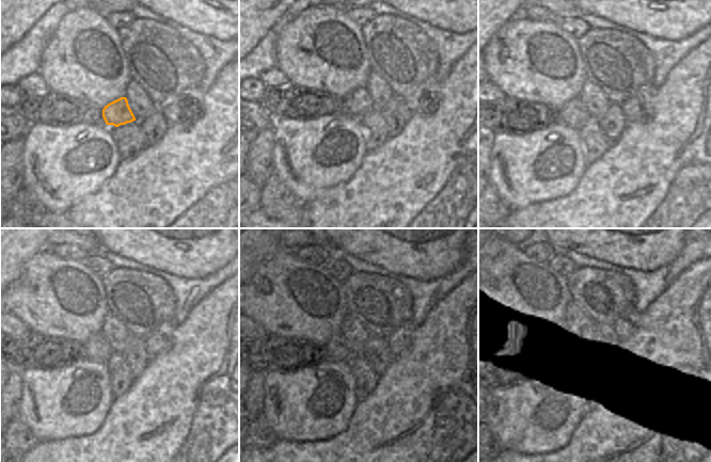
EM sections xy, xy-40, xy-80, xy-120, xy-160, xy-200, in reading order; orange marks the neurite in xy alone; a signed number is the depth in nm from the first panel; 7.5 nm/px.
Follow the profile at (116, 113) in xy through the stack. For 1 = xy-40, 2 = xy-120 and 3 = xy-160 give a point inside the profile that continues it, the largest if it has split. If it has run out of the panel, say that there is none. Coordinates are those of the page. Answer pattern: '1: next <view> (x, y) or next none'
1: next xy-40 (359, 102)
2: next xy-120 (97, 349)
3: next xy-160 (337, 348)

